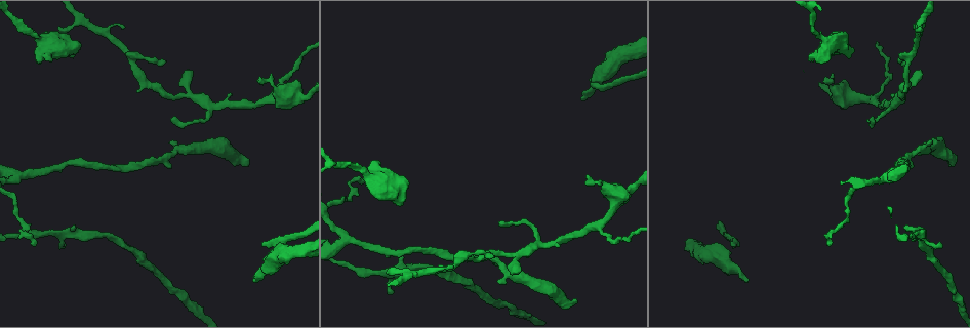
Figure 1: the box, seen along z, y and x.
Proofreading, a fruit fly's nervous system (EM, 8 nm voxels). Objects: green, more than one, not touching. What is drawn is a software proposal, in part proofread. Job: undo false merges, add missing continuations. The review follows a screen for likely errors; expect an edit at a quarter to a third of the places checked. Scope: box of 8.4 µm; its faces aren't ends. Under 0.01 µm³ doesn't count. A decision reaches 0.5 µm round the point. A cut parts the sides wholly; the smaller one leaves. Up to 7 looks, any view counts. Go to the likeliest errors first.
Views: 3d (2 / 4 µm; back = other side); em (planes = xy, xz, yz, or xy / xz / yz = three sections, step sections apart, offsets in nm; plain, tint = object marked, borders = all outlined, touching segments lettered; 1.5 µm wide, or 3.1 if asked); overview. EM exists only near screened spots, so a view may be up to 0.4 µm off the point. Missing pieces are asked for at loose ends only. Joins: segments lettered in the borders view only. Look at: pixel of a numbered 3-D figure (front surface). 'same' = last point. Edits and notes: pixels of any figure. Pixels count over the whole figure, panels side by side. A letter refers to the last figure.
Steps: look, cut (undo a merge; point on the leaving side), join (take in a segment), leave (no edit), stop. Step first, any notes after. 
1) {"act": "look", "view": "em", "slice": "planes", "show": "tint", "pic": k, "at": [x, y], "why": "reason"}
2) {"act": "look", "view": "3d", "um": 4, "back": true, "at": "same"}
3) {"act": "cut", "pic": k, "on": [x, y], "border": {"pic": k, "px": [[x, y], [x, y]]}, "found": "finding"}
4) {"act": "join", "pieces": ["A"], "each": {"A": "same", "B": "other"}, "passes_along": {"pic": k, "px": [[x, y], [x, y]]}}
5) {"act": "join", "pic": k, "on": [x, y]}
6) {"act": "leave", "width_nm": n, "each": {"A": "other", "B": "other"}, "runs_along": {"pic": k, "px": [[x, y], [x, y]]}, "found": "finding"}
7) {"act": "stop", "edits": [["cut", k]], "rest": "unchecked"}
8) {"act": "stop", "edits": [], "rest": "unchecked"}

{"act": "look", "view": "em", "slice": "planes", "show": "borders", "pic": 1, "at": [922, 26], "why": "thin end"}

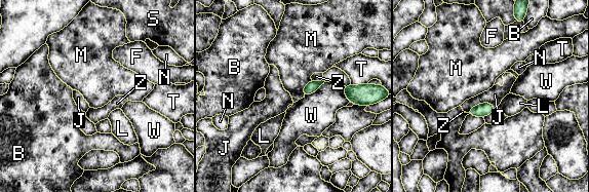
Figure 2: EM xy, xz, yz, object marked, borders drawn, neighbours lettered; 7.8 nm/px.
{"act": "leave", "width_nm": 90, "each": {"B": "other", "F": "other", "J": "other", "L": "other", "M": "other", "N": "other", "S": "other", "T": "other", "W": "other", "Z": "other"}, "border": {"pic": 2, "px": [[311, 80], [302, 89], [304, 96]]}, "found": "none of them fits"}

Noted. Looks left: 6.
{"act": "look", "view": "3d", "um": 4, "pic": 1, "at": [248, 164], "why": "an open end"}

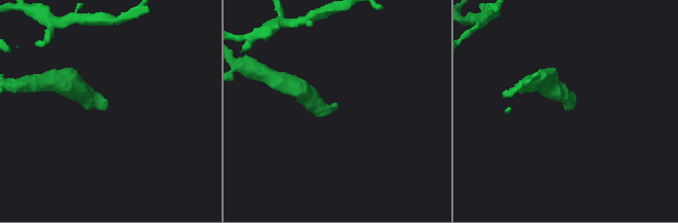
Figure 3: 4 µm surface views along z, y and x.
{"act": "look", "view": "em", "slice": "xz", "step": 8, "show": "tint", "pic": 3, "at": [106, 105], "why": "need the tissue"}

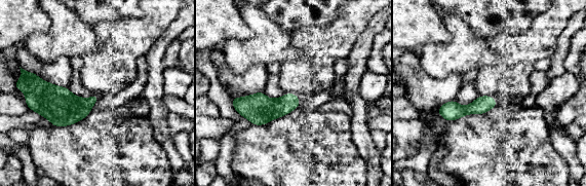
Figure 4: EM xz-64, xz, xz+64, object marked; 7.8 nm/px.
{"act": "look", "view": "em", "slice": "planes", "show": "borders", "at": "same", "why": "cut it another way"}

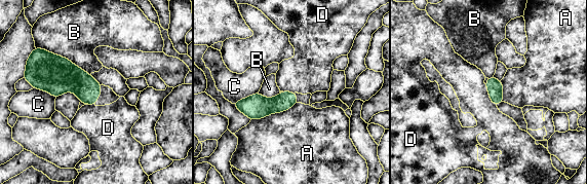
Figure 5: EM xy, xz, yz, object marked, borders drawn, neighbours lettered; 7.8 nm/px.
{"act": "leave", "each": {"A": "other", "B": "other", "C": "other", "D": "other"}, "border": {"pic": 5, "px": [[298, 103], [285, 110], [250, 120]]}, "found": "no lettered segment goes on from it"}

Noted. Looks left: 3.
{"act": "look", "view": "3d", "um": 2, "back": true, "pic": 1, "at": [79, 45], "why": "an open end"}

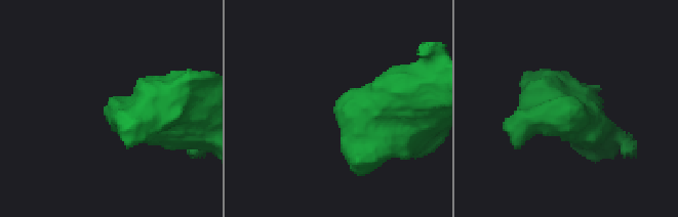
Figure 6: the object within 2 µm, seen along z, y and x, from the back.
{"act": "look", "view": "em", "slice": "yz", "step": 8, "show": "borders", "pic": 6, "at": [334, 106]}

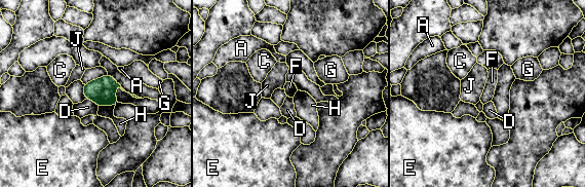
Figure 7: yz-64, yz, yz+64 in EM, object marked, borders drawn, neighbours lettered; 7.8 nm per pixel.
{"act": "look", "view": "em", "slice": "planes", "show": "borders", "at": "same"}

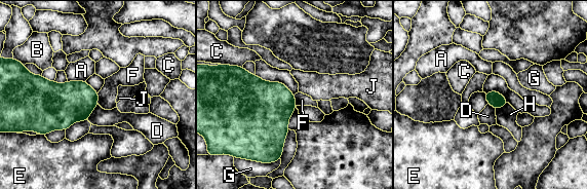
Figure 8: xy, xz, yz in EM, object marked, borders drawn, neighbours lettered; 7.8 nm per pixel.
{"act": "leave", "each": {"A": "other", "B": "other", "C": "other", "D": "other", "E": "other", "F": "other", "G": "other", "H": "other", "J": "other"}, "border": {"pic": 8, "px": [[99, 92], [96, 103]]}, "found": "none of them fits"}

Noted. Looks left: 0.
{"act": "stop", "edits": [], "rest": "unchecked"}

